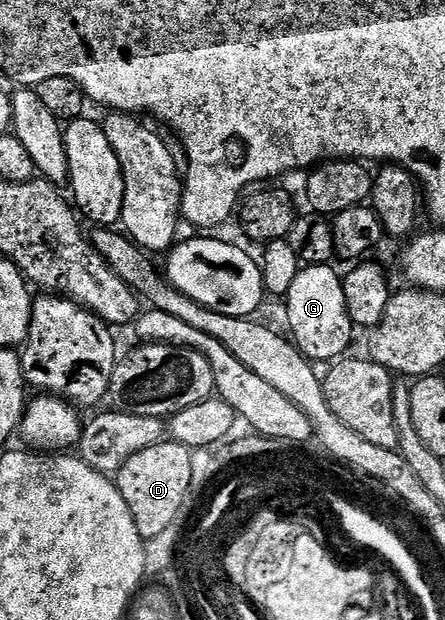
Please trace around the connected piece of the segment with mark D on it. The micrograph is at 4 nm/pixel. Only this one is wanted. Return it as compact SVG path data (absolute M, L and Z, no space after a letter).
M165 439L159 445L146 447L146 451L138 451L138 455L131 457L115 474L116 486L130 511L144 513L144 517L134 517L141 537L161 535L166 527L177 524L182 501L190 496L192 452L177 441Z

